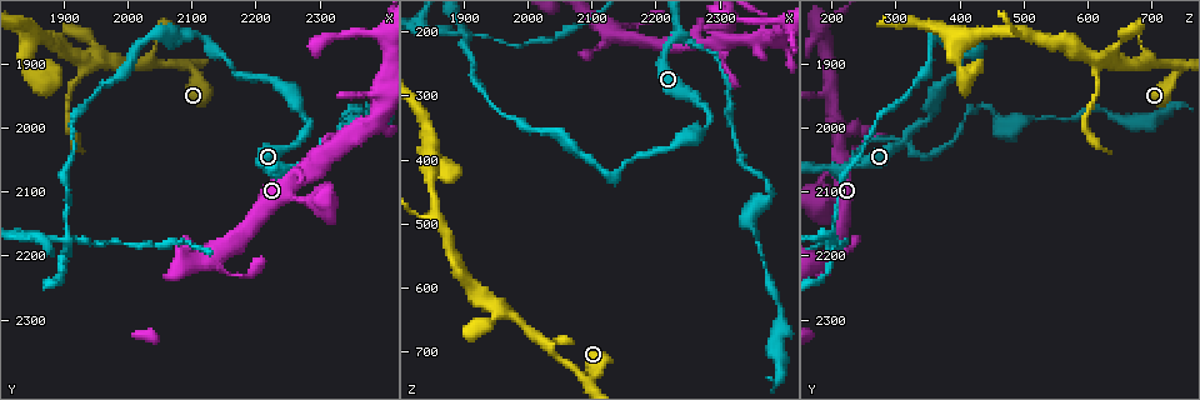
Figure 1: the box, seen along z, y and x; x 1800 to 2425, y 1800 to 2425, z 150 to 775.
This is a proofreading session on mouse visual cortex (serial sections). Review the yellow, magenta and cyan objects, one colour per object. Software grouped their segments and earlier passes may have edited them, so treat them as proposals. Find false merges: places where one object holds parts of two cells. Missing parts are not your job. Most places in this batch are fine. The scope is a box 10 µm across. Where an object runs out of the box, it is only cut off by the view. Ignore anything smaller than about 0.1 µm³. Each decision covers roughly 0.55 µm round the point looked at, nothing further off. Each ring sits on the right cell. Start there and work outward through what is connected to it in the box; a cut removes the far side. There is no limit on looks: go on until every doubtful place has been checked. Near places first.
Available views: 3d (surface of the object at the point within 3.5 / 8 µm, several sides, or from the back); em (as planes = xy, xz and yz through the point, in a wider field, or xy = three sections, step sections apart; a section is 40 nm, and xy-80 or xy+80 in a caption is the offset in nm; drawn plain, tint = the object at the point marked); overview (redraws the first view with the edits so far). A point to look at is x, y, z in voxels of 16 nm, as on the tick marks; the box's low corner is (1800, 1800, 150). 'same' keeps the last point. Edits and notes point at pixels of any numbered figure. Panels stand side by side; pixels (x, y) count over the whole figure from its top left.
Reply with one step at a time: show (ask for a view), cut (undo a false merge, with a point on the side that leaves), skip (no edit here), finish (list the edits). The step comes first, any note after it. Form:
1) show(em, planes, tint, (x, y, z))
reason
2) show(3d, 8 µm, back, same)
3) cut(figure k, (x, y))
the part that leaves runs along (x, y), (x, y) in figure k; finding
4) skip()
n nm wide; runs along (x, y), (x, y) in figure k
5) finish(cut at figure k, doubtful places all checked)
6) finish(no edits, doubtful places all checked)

show(3d, 8 µm, (2235, 2065, 210))
narrows sharply

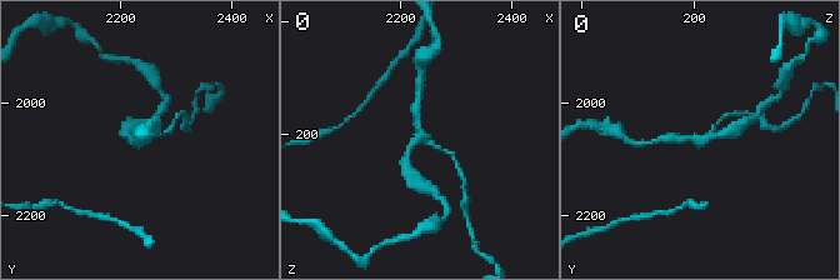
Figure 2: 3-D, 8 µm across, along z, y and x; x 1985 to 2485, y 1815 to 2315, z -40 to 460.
show(3d, 3.5 µm, same)
closer look

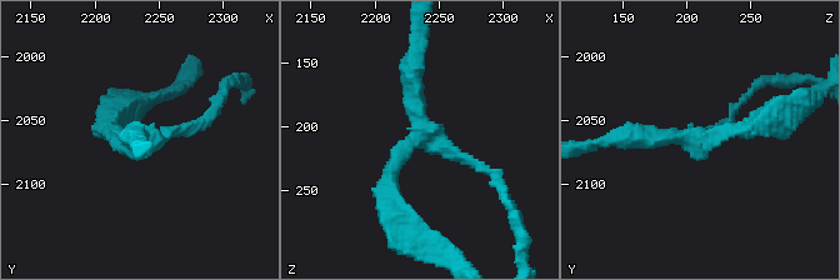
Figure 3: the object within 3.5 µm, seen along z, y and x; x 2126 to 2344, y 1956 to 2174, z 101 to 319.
show(em, xy, step 1, tint, (2236, 2064, 210))
3 arms; arms of 100, 200, 250 nm

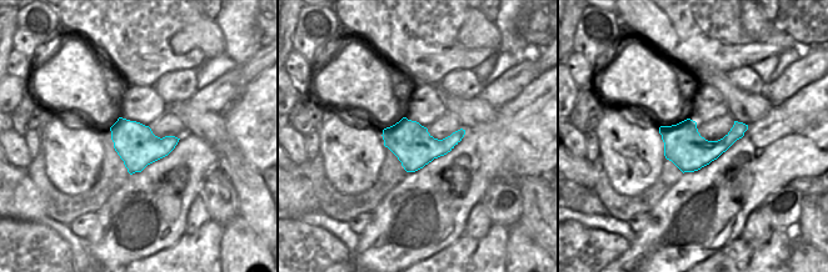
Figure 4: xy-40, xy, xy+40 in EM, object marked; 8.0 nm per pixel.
skip()
runs along (390, 205), (390, 166), (418, 138), (486, 170) in figure 3; all the same cell

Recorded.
show(3d, 8 µm, back, (2380, 1975, 455))
sudden change in width

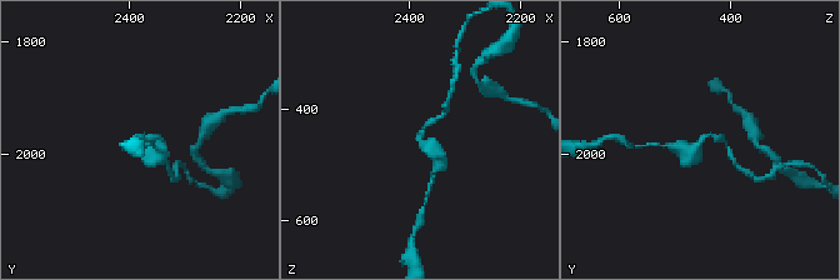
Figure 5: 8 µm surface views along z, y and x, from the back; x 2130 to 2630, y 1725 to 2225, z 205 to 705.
show(3d, 3.5 µm, same)
zoom in

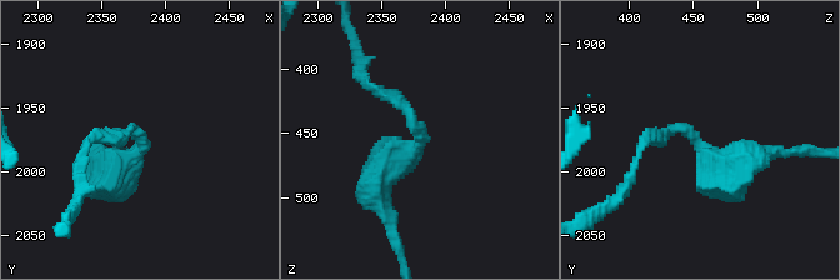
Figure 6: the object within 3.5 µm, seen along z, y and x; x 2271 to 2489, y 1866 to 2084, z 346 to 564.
show(em, xy, step 2, tint, (2380, 1976, 452))
arms of 150, 400 nm; shape alone is not enough

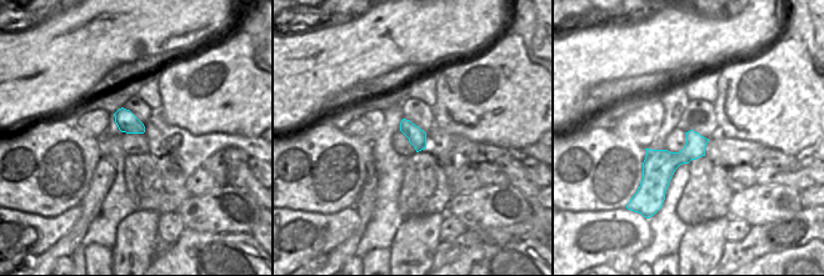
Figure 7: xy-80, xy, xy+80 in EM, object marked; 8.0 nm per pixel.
skip()
runs along (644, 144), (685, 129), (718, 168), (746, 155) in figure 6; one cell here

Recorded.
show(em, xy, step 2, tint, (2350, 1990, 495))

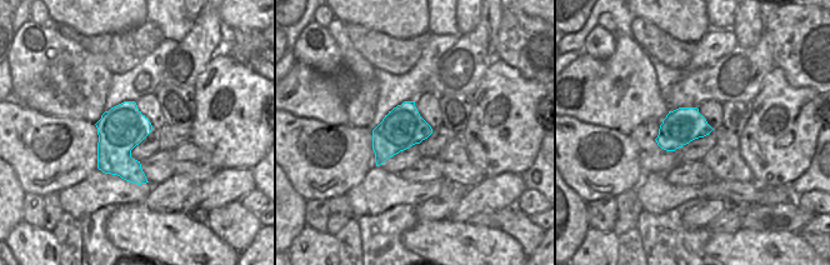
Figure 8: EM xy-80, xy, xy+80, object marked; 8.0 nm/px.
show(3d, 3.5 µm, back, same)
wider look

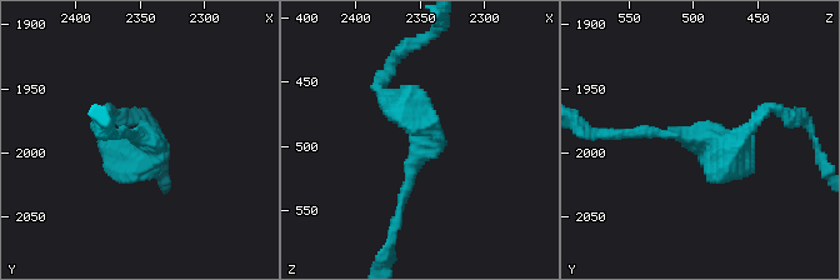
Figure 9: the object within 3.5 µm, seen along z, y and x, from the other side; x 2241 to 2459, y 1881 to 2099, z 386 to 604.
skip()
runs along (380, 86), (426, 129), (400, 215) in figure 9; continuous, no second cell

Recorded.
show(3d, 8 µm, (1900, 2160, 200))
abrupt turn

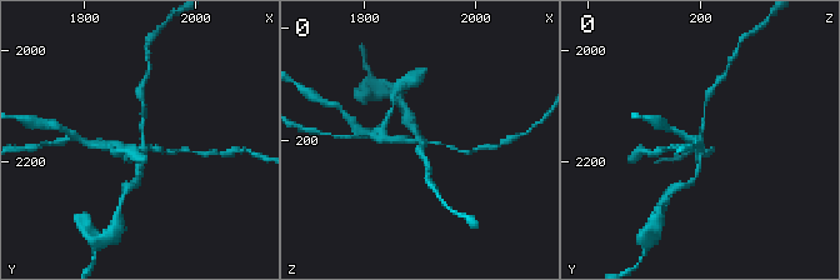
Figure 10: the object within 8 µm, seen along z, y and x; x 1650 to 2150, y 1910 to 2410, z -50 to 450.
show(3d, 3.5 µm, same)
closer look

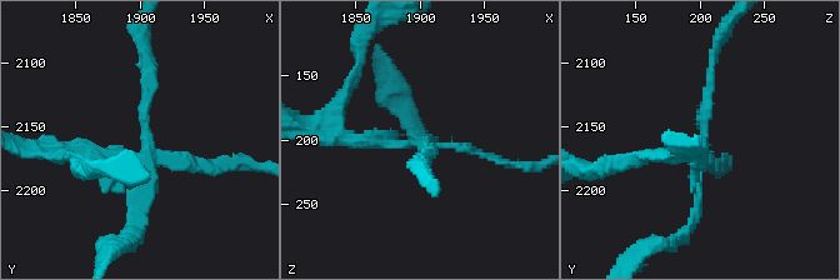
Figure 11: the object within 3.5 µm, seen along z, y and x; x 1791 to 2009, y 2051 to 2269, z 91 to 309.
show(em, xy, step 1, tint, (1902, 2166, 204))
4 arms; arms of 150, 150, 150, 200 nm

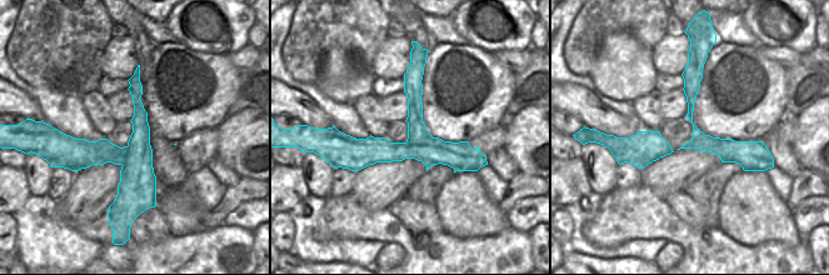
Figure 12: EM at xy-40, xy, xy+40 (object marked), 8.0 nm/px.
cut(figure 11, (614, 160))
240 nm wide; border along (434, 138), (423, 148), (406, 141) in figure 12; a second cell is stuck on

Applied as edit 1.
finish(cut at figure 11, doubtful places all checked)

